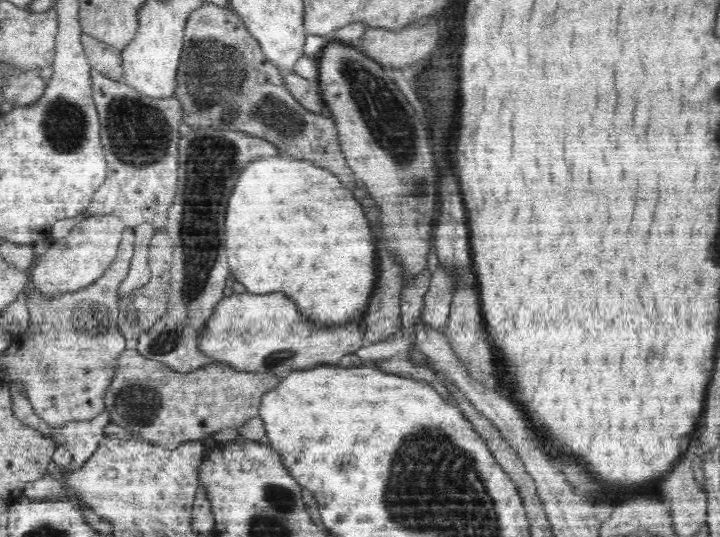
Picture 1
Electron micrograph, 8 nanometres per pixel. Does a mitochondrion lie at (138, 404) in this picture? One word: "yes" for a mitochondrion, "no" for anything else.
yes

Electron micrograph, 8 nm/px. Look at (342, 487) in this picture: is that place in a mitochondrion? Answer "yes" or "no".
no

